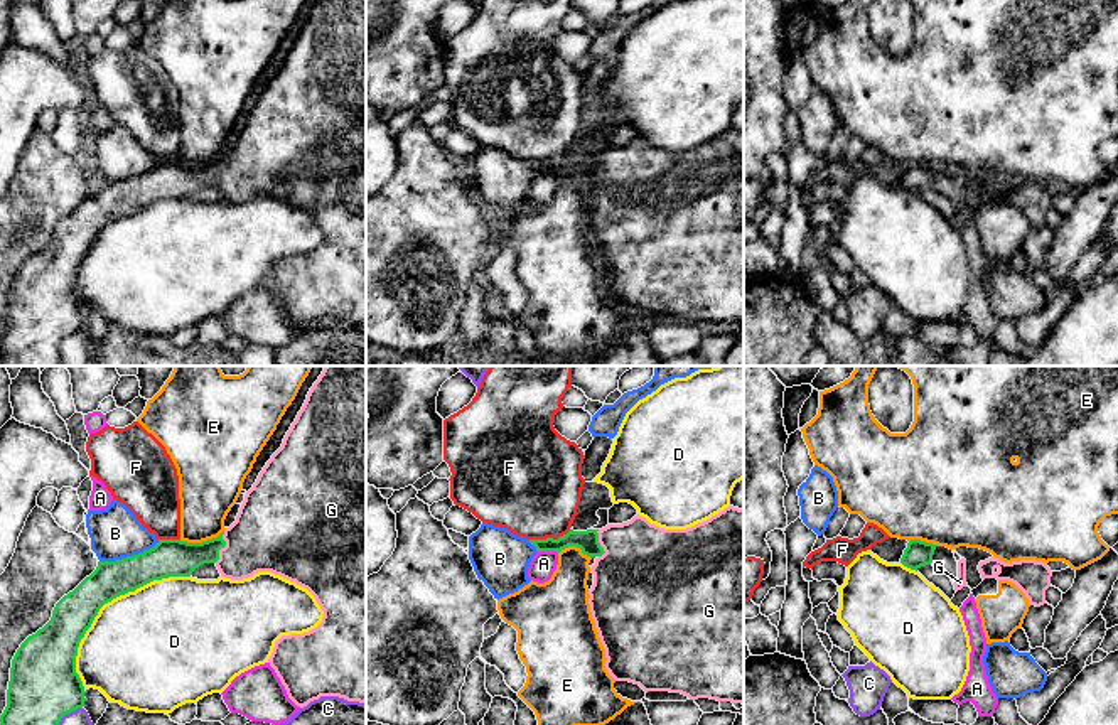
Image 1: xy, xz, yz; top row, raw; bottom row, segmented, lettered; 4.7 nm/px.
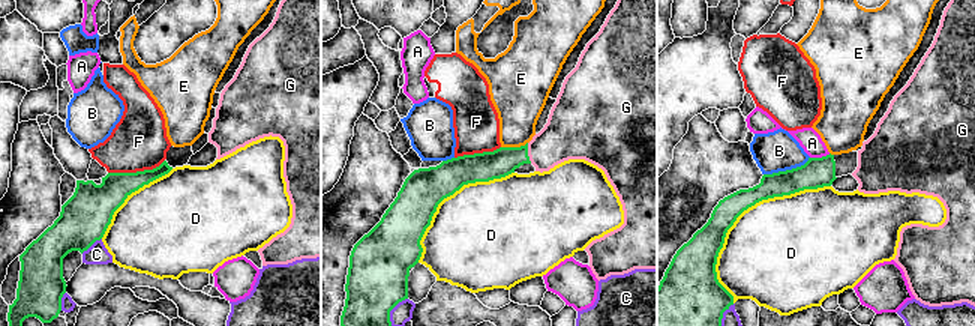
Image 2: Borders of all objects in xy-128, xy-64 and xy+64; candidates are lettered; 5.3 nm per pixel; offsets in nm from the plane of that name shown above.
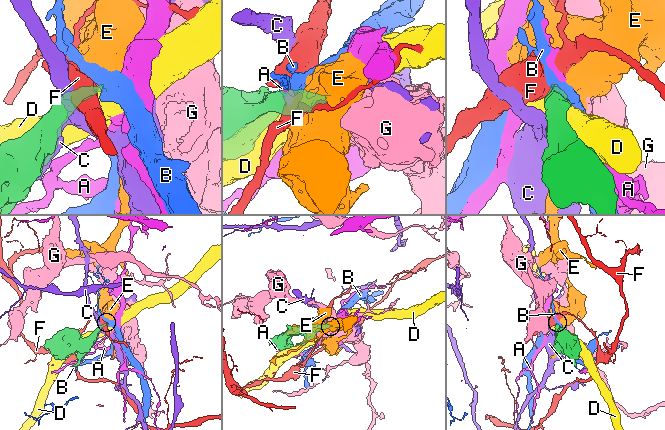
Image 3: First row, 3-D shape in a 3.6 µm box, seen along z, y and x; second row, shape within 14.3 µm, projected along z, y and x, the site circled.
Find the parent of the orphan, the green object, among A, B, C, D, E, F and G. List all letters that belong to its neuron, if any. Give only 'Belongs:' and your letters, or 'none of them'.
Belongs: G

